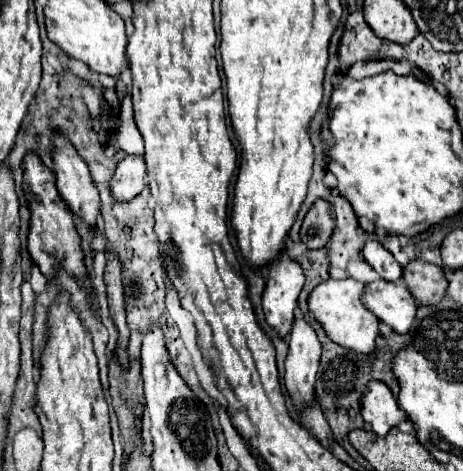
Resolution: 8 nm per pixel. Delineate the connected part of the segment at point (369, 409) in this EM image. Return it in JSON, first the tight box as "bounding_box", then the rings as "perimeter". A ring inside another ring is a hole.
{"bounding_box":[360,380,406,436],"perimeter":[[[370,380],[362,392],[360,414],[378,436],[386,436],[390,428],[406,420],[406,412],[396,404],[390,388],[380,380]]]}

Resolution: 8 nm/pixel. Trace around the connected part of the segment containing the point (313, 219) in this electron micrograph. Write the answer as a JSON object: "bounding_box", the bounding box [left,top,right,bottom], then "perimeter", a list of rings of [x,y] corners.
{"bounding_box":[300,200,334,250],"perimeter":[[[316,200],[314,206],[308,210],[304,222],[302,222],[302,230],[300,230],[302,242],[310,250],[324,248],[330,240],[332,230],[334,230],[332,206],[326,200]]]}

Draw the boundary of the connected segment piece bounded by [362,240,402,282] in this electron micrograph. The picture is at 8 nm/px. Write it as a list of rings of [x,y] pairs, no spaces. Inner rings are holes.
[[[368,240],[362,248],[362,258],[380,274],[380,278],[390,282],[396,282],[398,278],[402,278],[402,266],[380,242]]]

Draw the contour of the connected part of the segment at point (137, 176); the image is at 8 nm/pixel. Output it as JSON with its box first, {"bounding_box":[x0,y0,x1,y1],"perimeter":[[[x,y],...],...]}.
{"bounding_box":[110,156,146,202],"perimeter":[[[126,156],[124,160],[120,160],[116,174],[110,182],[114,198],[120,202],[126,202],[138,196],[146,186],[144,176],[146,176],[144,156]]]}

